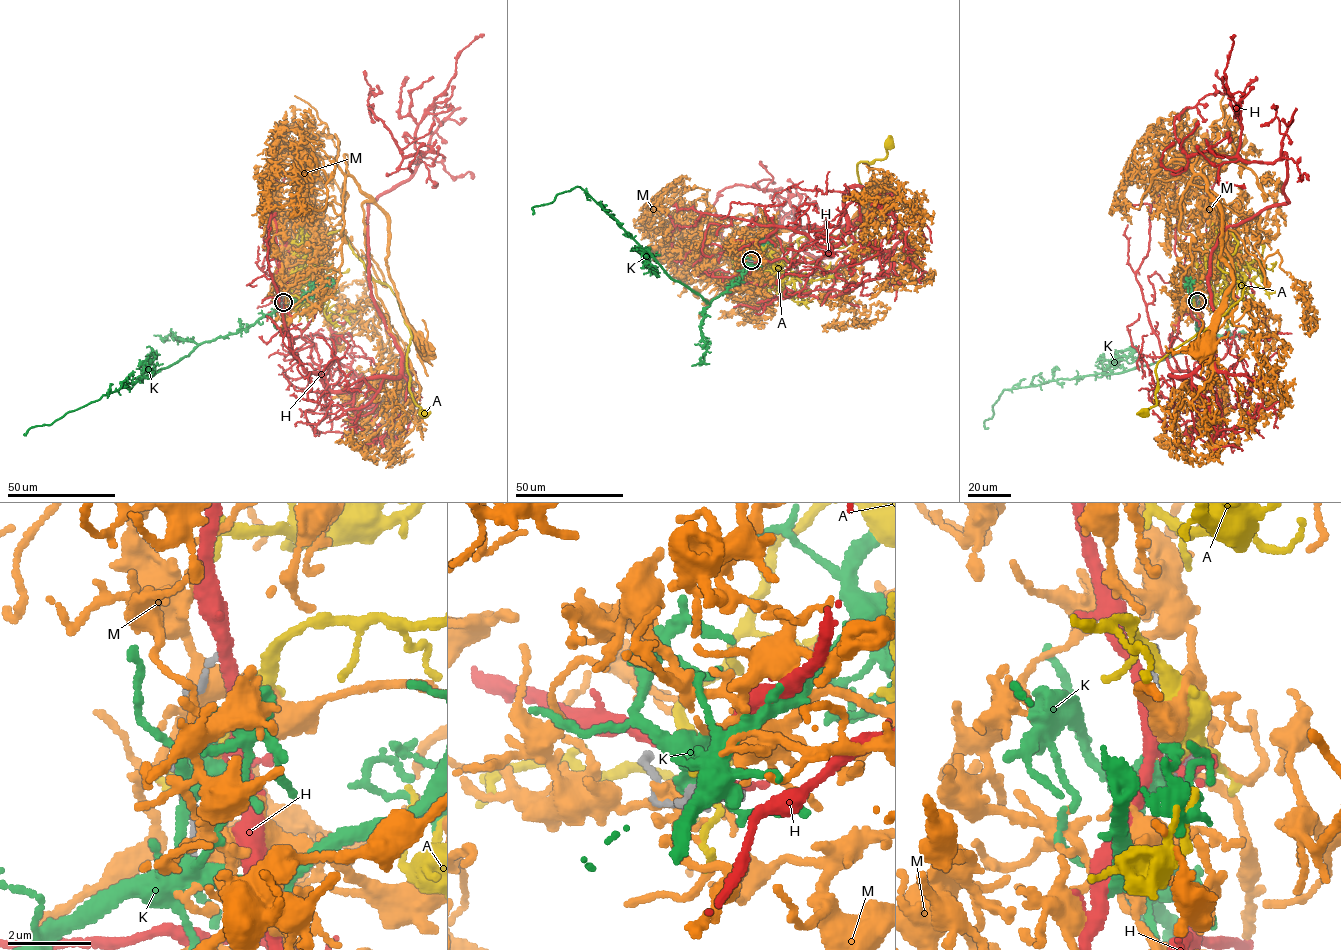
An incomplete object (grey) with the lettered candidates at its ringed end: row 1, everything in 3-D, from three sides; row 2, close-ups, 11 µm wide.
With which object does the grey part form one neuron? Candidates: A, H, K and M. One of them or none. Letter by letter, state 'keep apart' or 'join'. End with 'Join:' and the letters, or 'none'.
A: keep apart
H: keep apart
K: keep apart
M: keep apart
Join: none

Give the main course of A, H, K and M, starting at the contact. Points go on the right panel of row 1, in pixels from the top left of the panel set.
A: (1197, 300), (1205, 249), (1228, 229), (1238, 245), (1217, 265), (1242, 297), (1158, 363), (1143, 412)
H: (1197, 300), (1167, 361), (1205, 390), (1170, 376), (1211, 249), (1289, 202), (1284, 153), (1184, 152), (1216, 69)
K: (1196, 301), (1196, 342), (1182, 352), (1124, 372), (1003, 390), (992, 405), (992, 418), (984, 421), (988, 427)
M: (1197, 299), (1191, 235), (1179, 229), (1180, 200), (1196, 174), (1222, 214), (1221, 254), (1232, 280), (1206, 347)

